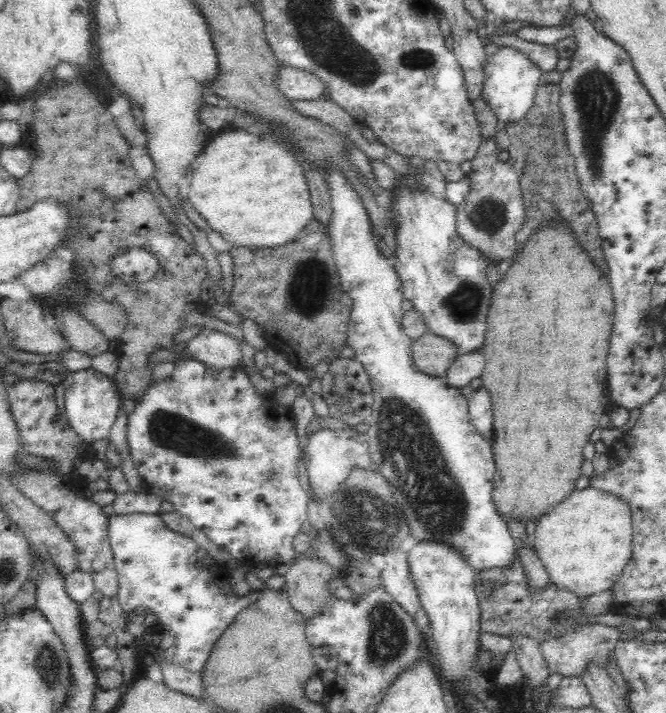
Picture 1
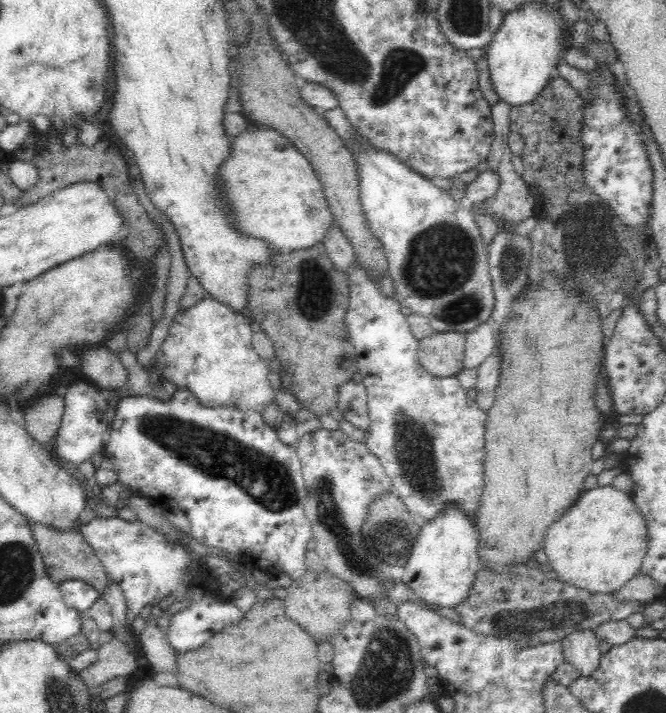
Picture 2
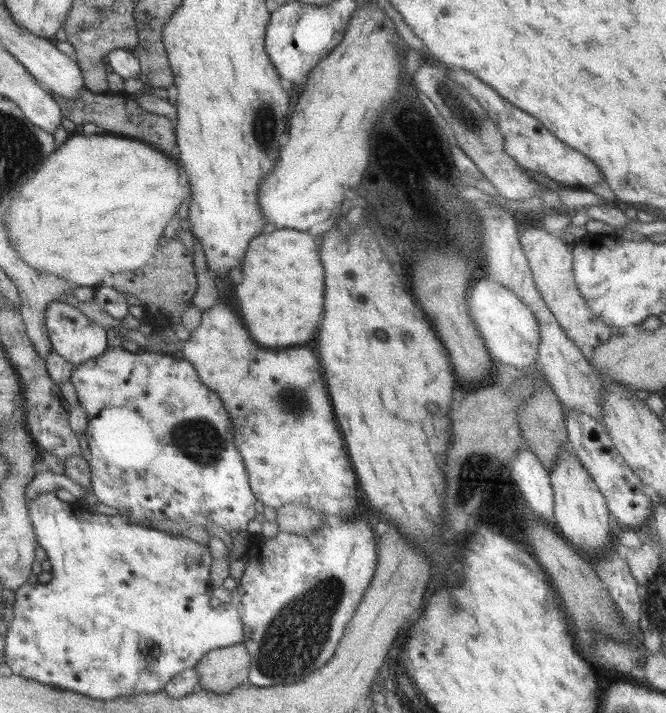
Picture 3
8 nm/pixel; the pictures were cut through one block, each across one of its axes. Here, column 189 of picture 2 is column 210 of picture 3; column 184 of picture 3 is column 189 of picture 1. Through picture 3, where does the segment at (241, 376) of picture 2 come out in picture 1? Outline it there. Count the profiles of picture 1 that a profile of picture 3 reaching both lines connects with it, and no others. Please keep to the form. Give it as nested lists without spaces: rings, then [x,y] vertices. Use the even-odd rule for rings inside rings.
[[[200,328],[198,334],[186,342],[184,360],[194,359],[210,371],[236,369],[242,366],[242,347],[228,333],[210,328]]]

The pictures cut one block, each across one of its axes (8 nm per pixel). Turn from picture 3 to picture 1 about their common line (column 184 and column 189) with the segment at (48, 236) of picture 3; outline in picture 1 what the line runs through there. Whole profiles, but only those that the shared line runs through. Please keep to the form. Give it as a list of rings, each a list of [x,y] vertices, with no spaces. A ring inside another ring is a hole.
[[[242,129],[223,132],[205,144],[192,167],[186,199],[229,243],[235,242],[251,250],[286,246],[296,242],[297,236],[315,218],[303,166],[290,149],[273,136],[256,136]]]

